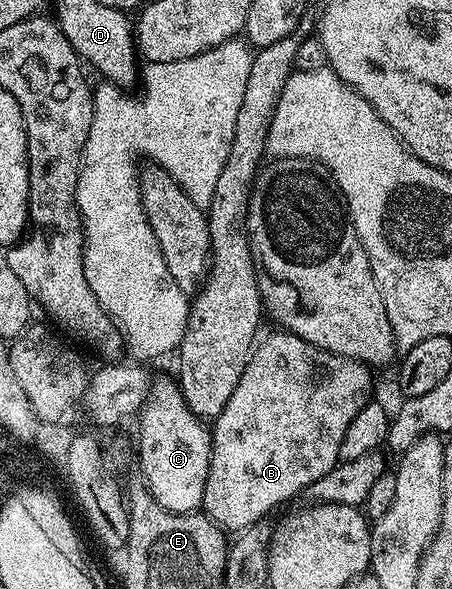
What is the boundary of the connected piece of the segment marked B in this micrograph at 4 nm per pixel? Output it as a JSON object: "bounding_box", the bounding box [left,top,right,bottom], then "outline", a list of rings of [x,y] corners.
{"bounding_box":[202,330,373,534],"outline":[[[286,330],[278,331],[273,333],[264,344],[262,341],[252,351],[251,361],[247,363],[245,374],[241,374],[241,382],[237,382],[237,390],[233,390],[229,402],[225,402],[225,410],[221,410],[221,414],[215,417],[211,428],[211,461],[209,462],[209,478],[205,478],[202,511],[227,534],[244,532],[246,528],[253,526],[258,520],[270,517],[270,512],[278,504],[293,499],[298,492],[299,495],[306,493],[308,486],[317,482],[317,478],[321,478],[330,468],[334,468],[336,464],[340,463],[341,438],[345,438],[345,430],[349,430],[349,422],[353,422],[353,418],[357,418],[357,410],[361,410],[372,399],[371,375],[373,372],[368,365],[361,363],[360,360],[334,356],[331,352],[326,352],[309,342],[305,342],[299,336],[292,336]]]}

